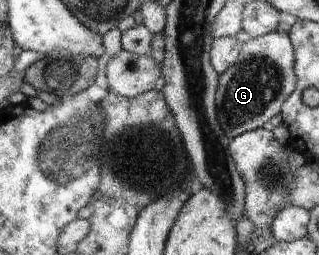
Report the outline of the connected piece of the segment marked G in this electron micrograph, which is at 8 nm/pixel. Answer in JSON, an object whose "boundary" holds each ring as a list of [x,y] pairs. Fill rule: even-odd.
{"boundary":[[[271,31],[269,34],[255,37],[246,43],[242,43],[238,54],[238,61],[222,72],[218,78],[216,90],[216,112],[221,130],[233,140],[236,136],[249,132],[259,127],[267,127],[268,121],[281,112],[281,105],[295,90],[297,82],[295,71],[295,53],[288,33],[278,34]]]}

